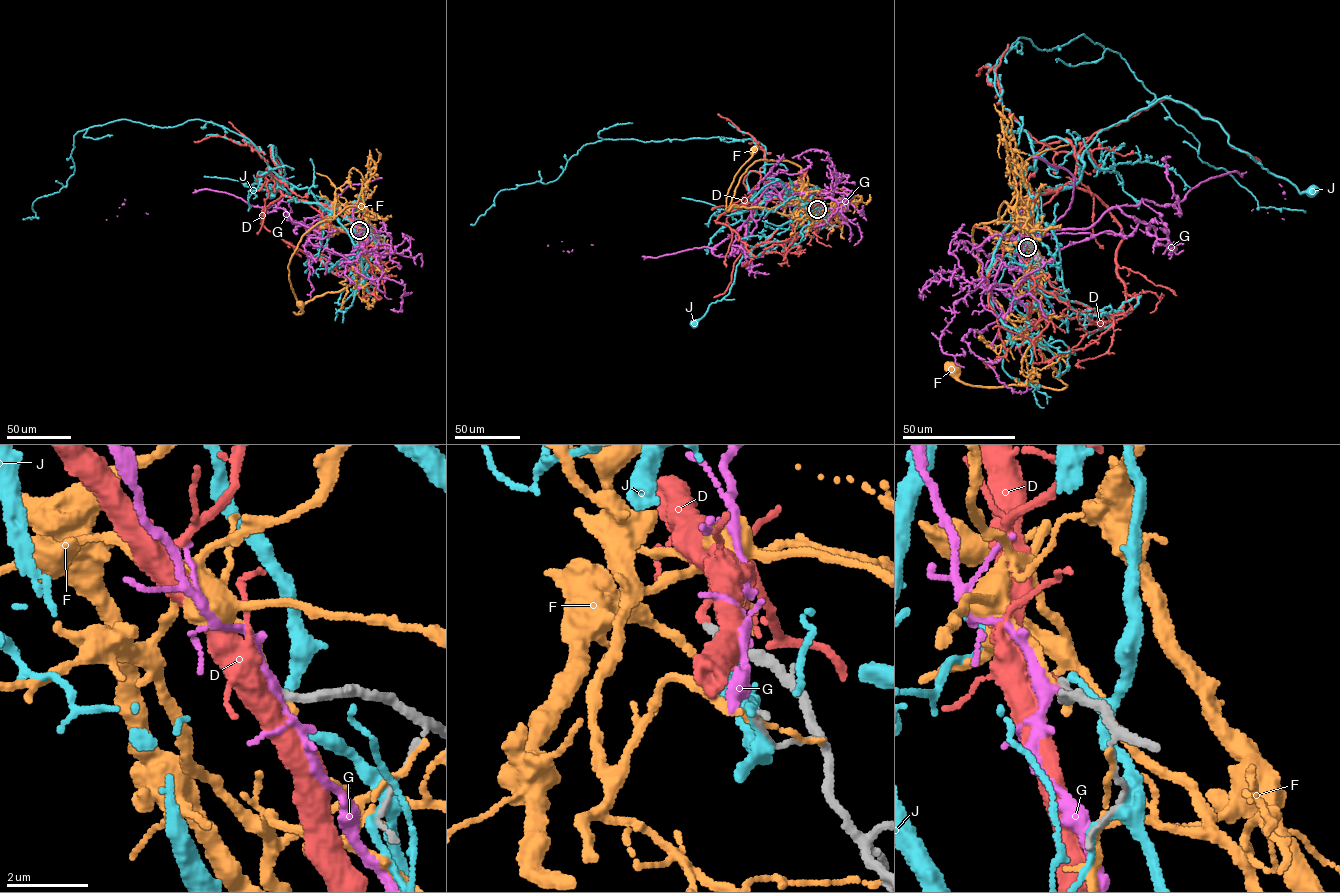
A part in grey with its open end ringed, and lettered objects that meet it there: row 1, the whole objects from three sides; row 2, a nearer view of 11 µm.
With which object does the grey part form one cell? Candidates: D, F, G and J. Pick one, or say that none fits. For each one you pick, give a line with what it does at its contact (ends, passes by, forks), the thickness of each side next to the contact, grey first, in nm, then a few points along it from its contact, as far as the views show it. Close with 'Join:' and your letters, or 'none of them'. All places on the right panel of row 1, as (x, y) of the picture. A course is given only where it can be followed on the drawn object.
D: it ends | 260/200 nm | via (1027, 247), (1023, 199), (1073, 182), (1120, 226), (1115, 270), (1137, 302), (1111, 317), (1111, 347), (1084, 368)
Join: D

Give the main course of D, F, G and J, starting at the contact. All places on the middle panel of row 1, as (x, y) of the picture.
D: (817, 209), (795, 193), (749, 202), (715, 221), (736, 231), (755, 256), (780, 253), (785, 259), (796, 250)
F: (818, 210), (815, 208), (813, 217), (805, 219), (735, 204), (726, 210), (728, 189), (752, 150)
G: (818, 210), (809, 199), (786, 203), (784, 184), (771, 184), (742, 225), (712, 247), (656, 257), (547, 246)
J: (818, 209), (791, 193), (771, 197), (762, 203), (763, 210), (757, 206), (729, 293), (711, 304), (694, 324)

